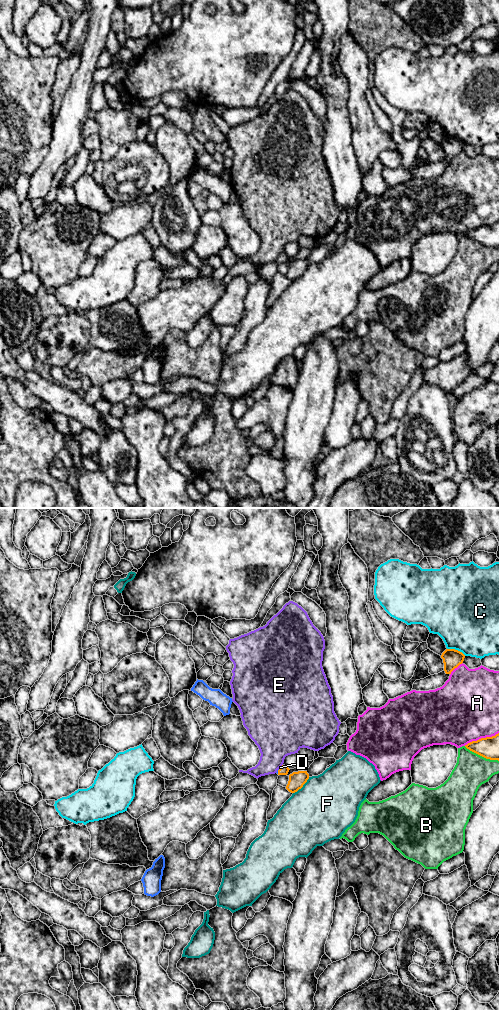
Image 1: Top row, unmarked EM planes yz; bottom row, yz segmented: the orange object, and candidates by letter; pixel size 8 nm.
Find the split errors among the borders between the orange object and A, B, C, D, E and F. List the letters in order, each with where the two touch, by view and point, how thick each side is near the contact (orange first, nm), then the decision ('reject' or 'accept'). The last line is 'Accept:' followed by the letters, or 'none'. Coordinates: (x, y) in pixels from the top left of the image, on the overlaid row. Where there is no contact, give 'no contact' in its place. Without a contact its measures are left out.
A: yz (481, 738) | 170/500 nm | reject
B: yz (481, 755) | 170/280 nm | reject
C: yz (456, 650) | 150/500 nm | reject
D: yz (278, 770) | 70/20 nm | accept
E: no contact | reject
F: yz (302, 786) | 130/500 nm | reject
Accept: D

